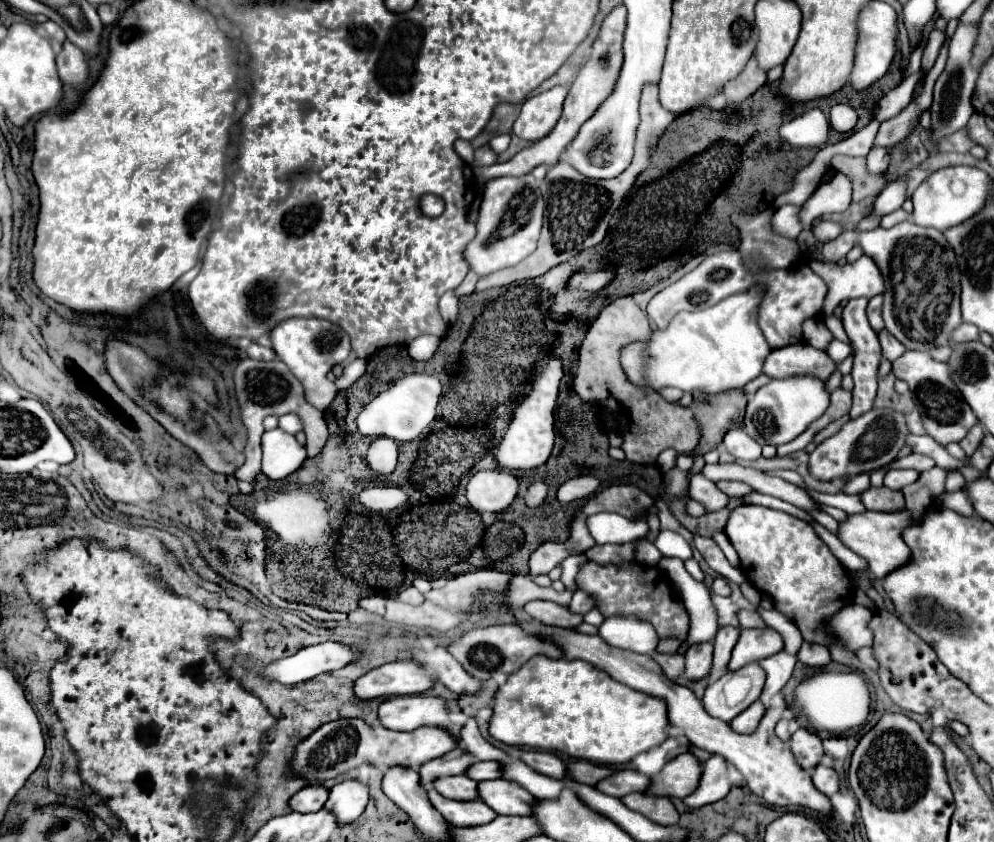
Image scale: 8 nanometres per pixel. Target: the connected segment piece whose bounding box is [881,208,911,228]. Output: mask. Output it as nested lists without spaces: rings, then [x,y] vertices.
[[[899,208],[899,210],[883,216],[883,218],[881,218],[881,226],[883,226],[883,228],[889,228],[889,226],[895,226],[895,224],[899,224],[899,222],[903,222],[903,220],[911,220],[911,214],[907,214],[905,210]]]

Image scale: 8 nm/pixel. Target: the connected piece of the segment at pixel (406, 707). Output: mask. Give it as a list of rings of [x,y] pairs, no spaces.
[[[395,696],[385,700],[379,706],[379,720],[389,730],[411,732],[421,726],[435,726],[453,736],[453,740],[461,742],[461,728],[459,724],[449,720],[449,706],[439,696]]]

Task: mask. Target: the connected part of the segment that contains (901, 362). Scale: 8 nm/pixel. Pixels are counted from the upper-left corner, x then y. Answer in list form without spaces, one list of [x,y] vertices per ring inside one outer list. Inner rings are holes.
[[[907,350],[903,356],[899,356],[897,360],[891,362],[891,374],[897,380],[903,380],[909,384],[909,390],[913,394],[917,394],[921,400],[915,400],[917,406],[921,406],[921,414],[923,414],[923,428],[925,432],[937,440],[941,446],[947,446],[949,442],[959,442],[969,428],[973,428],[973,424],[977,422],[977,418],[973,416],[973,410],[965,404],[965,400],[961,400],[961,394],[957,392],[955,384],[949,380],[949,372],[945,368],[945,362],[937,362],[933,360],[927,352],[915,352],[915,350]],[[925,398],[927,398],[927,406],[925,406]]]

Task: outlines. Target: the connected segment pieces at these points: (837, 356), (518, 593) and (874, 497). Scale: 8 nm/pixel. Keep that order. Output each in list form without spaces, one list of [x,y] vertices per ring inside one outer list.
[[[831,340],[831,342],[827,344],[825,352],[827,352],[827,356],[829,356],[829,358],[831,358],[835,364],[839,364],[843,358],[847,358],[847,356],[851,354],[851,346],[841,344],[839,340]]]
[[[513,576],[509,584],[509,608],[513,610],[523,608],[531,600],[551,600],[567,606],[571,602],[571,596],[573,592],[569,588],[565,588],[563,592],[557,592],[555,588],[541,588],[531,580],[531,576]]]
[[[869,488],[861,494],[861,500],[867,510],[873,512],[899,512],[901,510],[901,500],[903,494],[899,490],[889,490],[889,488]]]

